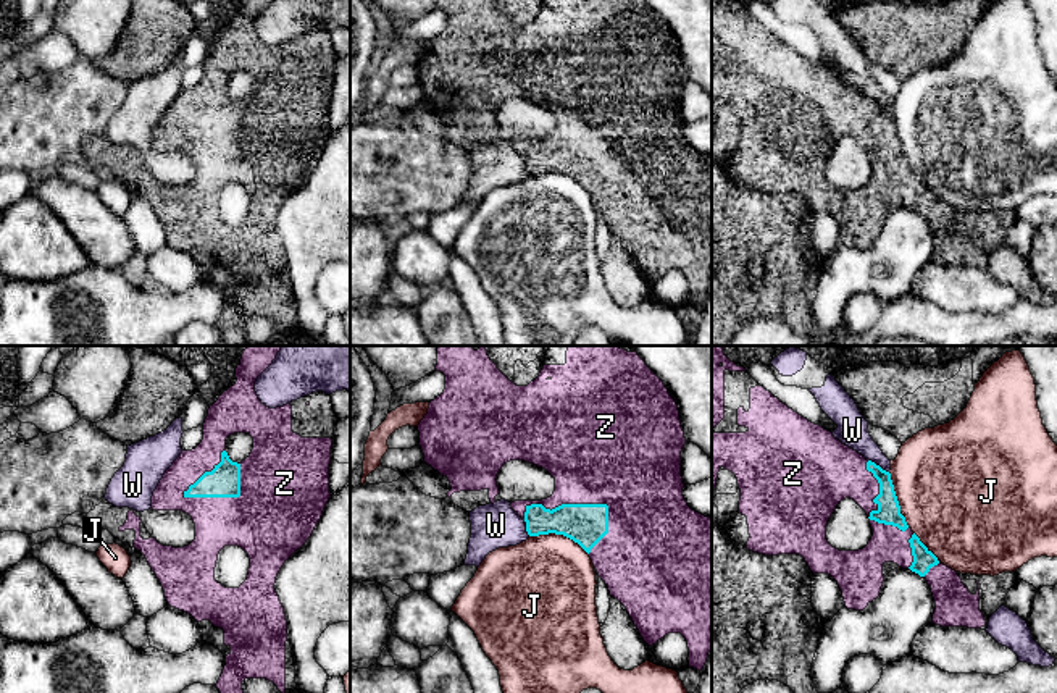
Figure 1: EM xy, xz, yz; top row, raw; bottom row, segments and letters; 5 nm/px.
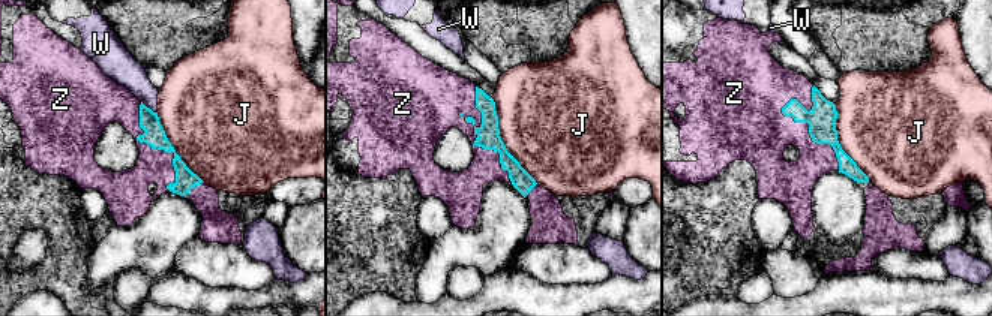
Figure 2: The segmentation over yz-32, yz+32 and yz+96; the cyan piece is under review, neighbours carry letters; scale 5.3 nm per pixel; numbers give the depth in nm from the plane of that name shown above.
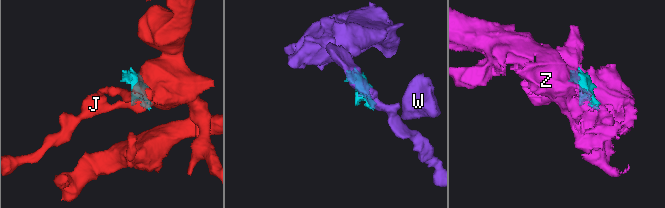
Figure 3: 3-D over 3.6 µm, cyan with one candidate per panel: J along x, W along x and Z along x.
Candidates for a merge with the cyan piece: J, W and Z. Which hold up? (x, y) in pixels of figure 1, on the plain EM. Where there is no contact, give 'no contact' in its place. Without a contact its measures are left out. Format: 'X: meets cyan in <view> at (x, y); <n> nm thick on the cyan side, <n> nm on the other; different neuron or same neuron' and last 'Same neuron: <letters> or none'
J: meets cyan in xz at (559, 172); 200 nm thick on the cyan side, 480 nm on the other; different neuron
W: meets cyan in yz at (878, 104); 120 nm thick on the cyan side, 160 nm on the other; different neuron
Z: meets cyan in xy at (205, 110); 160 nm thick on the cyan side, 240 nm on the other; same neuron
Same neuron: Z

